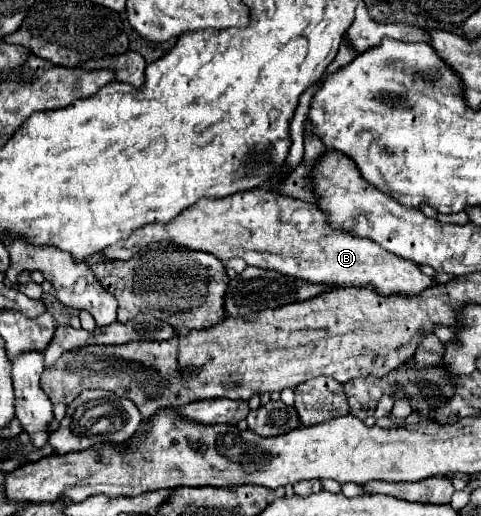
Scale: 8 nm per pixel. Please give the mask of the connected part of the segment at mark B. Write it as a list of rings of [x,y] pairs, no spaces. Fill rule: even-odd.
[[[249,189],[237,193],[237,197],[217,199],[201,199],[197,205],[191,205],[175,217],[169,225],[145,225],[133,233],[133,237],[119,241],[113,249],[107,249],[105,255],[109,259],[125,261],[133,257],[137,251],[147,247],[151,241],[169,239],[175,245],[189,247],[193,251],[205,251],[215,255],[221,261],[239,257],[247,265],[273,269],[283,275],[291,275],[295,279],[303,279],[309,283],[325,283],[325,285],[369,285],[377,293],[405,293],[417,295],[431,285],[431,277],[423,275],[419,267],[401,259],[371,239],[355,237],[345,229],[333,229],[329,225],[327,215],[313,203],[283,197],[275,191],[265,189]],[[295,209],[309,209],[313,215],[313,223],[307,231],[299,231],[291,223],[291,213]]]

